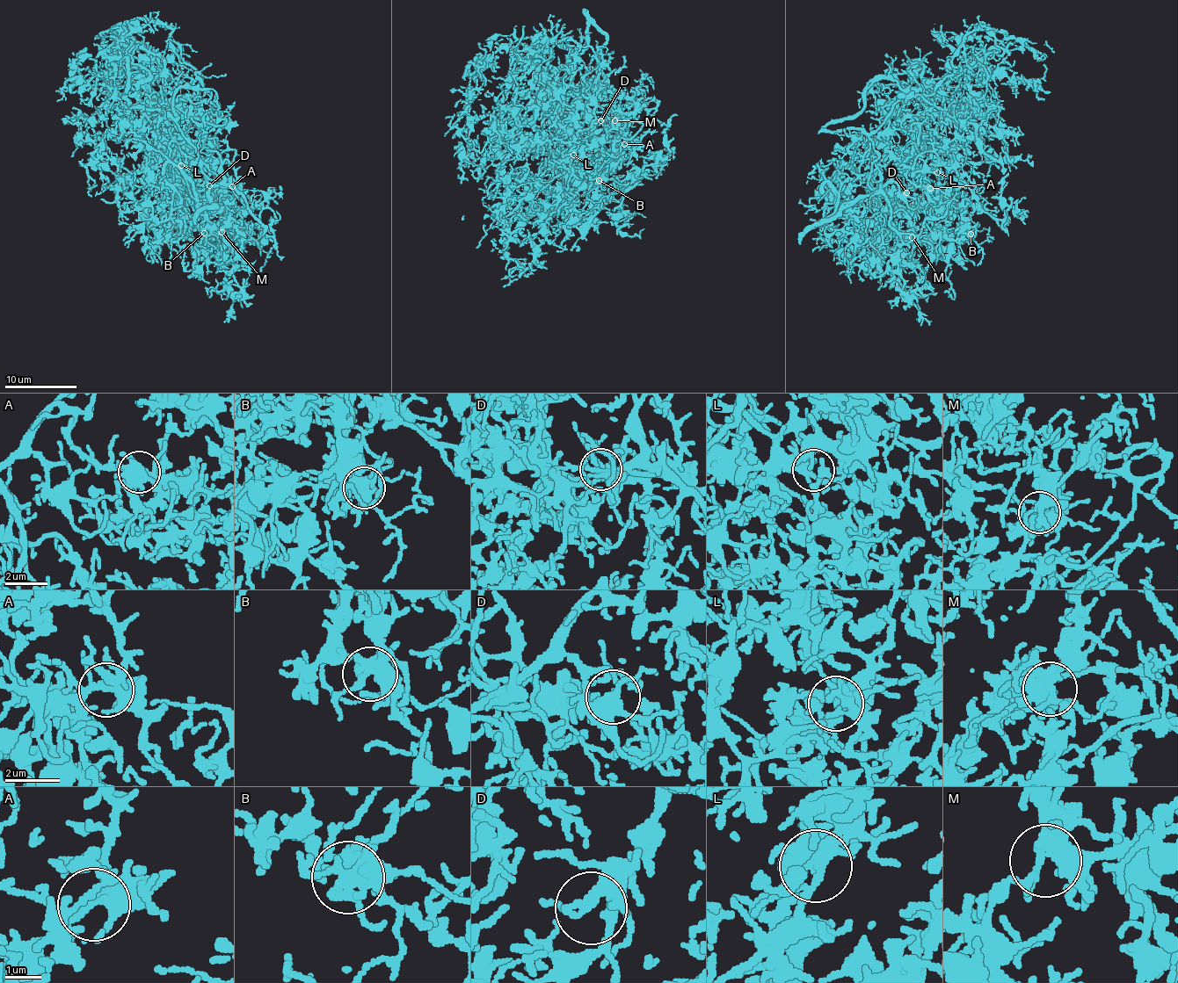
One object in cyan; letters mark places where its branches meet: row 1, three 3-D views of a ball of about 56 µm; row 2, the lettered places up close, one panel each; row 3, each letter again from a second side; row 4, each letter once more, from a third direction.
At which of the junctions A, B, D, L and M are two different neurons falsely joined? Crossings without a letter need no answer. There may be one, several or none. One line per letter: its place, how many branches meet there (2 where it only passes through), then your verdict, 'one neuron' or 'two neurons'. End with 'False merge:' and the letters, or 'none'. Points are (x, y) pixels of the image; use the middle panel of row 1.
A: (624, 144) | 7 | one neuron
B: (599, 180) | 4 | one neuron
D: (600, 120) | 2 | one neuron
L: (573, 155) | 4 | one neuron
M: (614, 120) | 5 | one neuron
False merge: none

